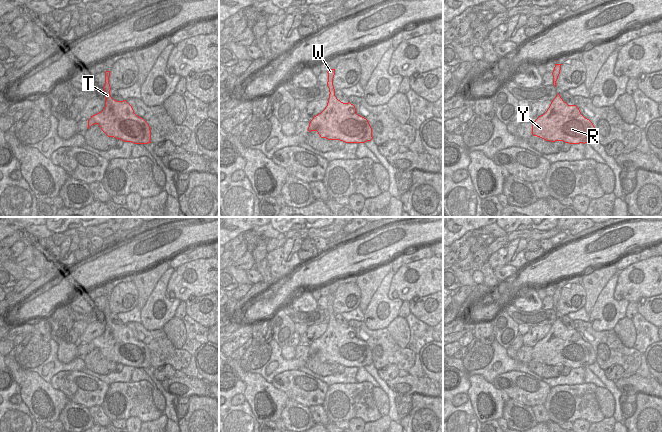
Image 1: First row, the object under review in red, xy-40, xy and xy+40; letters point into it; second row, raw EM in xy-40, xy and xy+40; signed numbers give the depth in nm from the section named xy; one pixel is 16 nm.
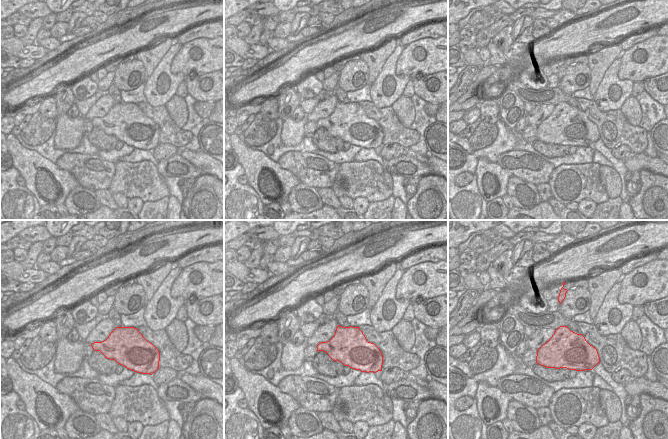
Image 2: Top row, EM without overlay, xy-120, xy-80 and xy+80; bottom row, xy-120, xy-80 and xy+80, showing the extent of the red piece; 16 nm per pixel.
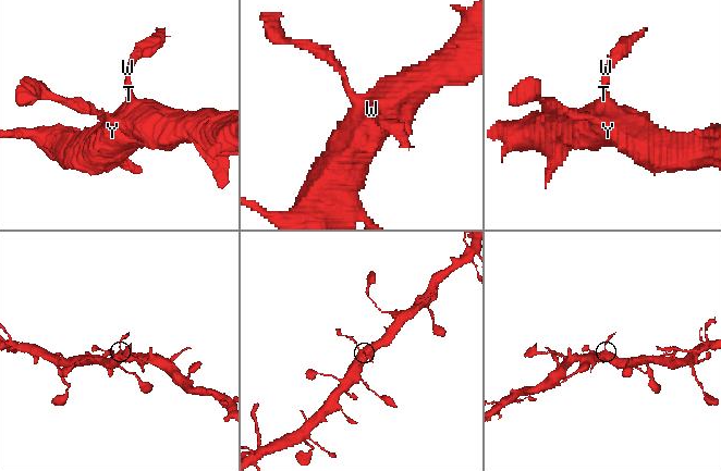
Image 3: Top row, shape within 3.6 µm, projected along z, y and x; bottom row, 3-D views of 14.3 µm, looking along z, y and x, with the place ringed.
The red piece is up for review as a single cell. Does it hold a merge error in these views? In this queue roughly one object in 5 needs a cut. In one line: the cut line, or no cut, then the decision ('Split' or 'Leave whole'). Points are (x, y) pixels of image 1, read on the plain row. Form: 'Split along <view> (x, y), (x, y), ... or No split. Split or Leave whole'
No split. Leave whole.

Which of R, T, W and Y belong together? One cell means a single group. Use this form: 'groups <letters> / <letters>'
groups R T W Y

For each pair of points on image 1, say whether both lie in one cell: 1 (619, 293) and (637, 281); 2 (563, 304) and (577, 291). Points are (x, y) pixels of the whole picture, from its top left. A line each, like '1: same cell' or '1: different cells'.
1: same cell
2: same cell

